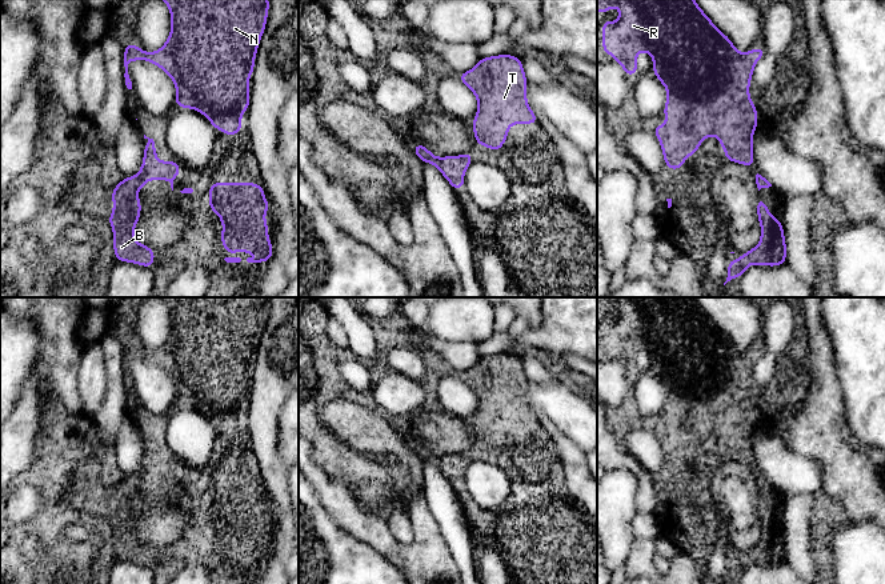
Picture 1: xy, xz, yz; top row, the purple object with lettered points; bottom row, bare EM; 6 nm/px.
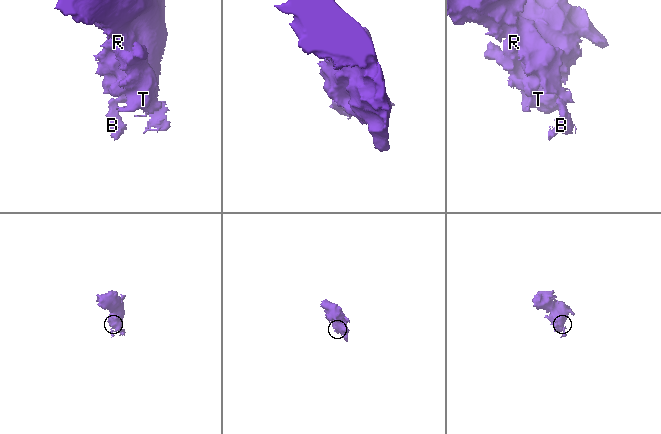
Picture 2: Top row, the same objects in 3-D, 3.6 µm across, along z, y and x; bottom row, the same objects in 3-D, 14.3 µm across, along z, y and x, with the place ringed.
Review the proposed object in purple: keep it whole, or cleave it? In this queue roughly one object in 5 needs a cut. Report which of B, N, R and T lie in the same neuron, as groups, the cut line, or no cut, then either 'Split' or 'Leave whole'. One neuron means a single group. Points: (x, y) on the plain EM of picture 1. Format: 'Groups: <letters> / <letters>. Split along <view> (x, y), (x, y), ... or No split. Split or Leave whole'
Groups: B N R T. No split. Leave whole

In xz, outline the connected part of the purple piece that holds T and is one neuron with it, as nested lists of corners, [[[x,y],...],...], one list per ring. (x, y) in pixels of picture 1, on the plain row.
[[[508,352],[480,357],[473,368],[461,371],[458,379],[477,396],[478,412],[473,416],[472,424],[476,443],[501,449],[512,423],[538,423],[537,415],[528,404],[528,380],[520,356]]]

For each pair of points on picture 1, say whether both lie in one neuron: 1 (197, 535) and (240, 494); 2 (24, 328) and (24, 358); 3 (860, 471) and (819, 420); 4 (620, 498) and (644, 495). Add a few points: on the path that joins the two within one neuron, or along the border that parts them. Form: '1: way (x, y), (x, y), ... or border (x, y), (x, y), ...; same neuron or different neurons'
1: way (208, 524), (229, 504); same neuron
2: way (24, 335), (24, 351); same neuron
3: way (848, 459), (821, 432); same neuron
4: border (621, 468), (636, 478), (636, 508), (639, 511); different neurons

